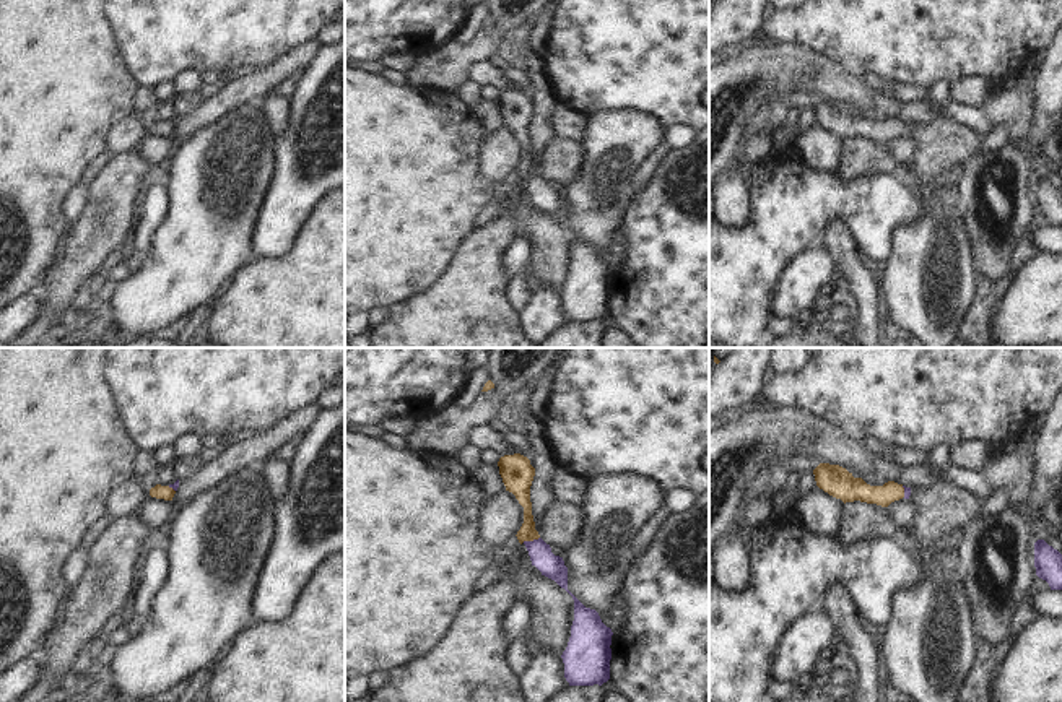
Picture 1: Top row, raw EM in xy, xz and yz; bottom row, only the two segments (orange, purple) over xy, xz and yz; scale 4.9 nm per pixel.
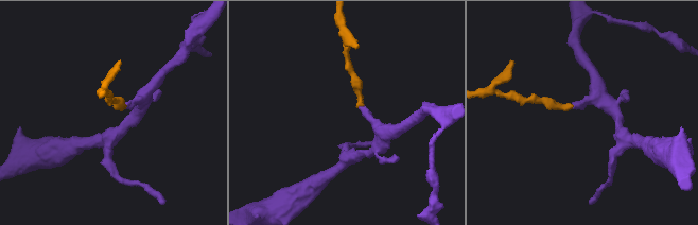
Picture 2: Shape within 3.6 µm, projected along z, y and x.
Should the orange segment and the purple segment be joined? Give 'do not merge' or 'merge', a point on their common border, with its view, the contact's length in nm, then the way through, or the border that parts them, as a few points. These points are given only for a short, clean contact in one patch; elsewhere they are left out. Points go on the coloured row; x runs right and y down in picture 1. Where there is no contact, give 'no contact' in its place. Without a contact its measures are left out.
merge; contact xz (530, 540); length 90 nm; way xz (527, 532), (530, 540), (552, 566)

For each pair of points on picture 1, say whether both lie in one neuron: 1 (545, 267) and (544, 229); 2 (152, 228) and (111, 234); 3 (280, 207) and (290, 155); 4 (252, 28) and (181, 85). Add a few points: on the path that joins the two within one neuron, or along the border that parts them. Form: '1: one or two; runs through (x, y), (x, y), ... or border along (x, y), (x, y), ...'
1: one; runs through (545, 257), (545, 239)
2: two; border along (145, 195), (130, 244)
3: one; runs through (290, 194), (290, 168)
4: two; border along (199, 70), (182, 69), (171, 78)

